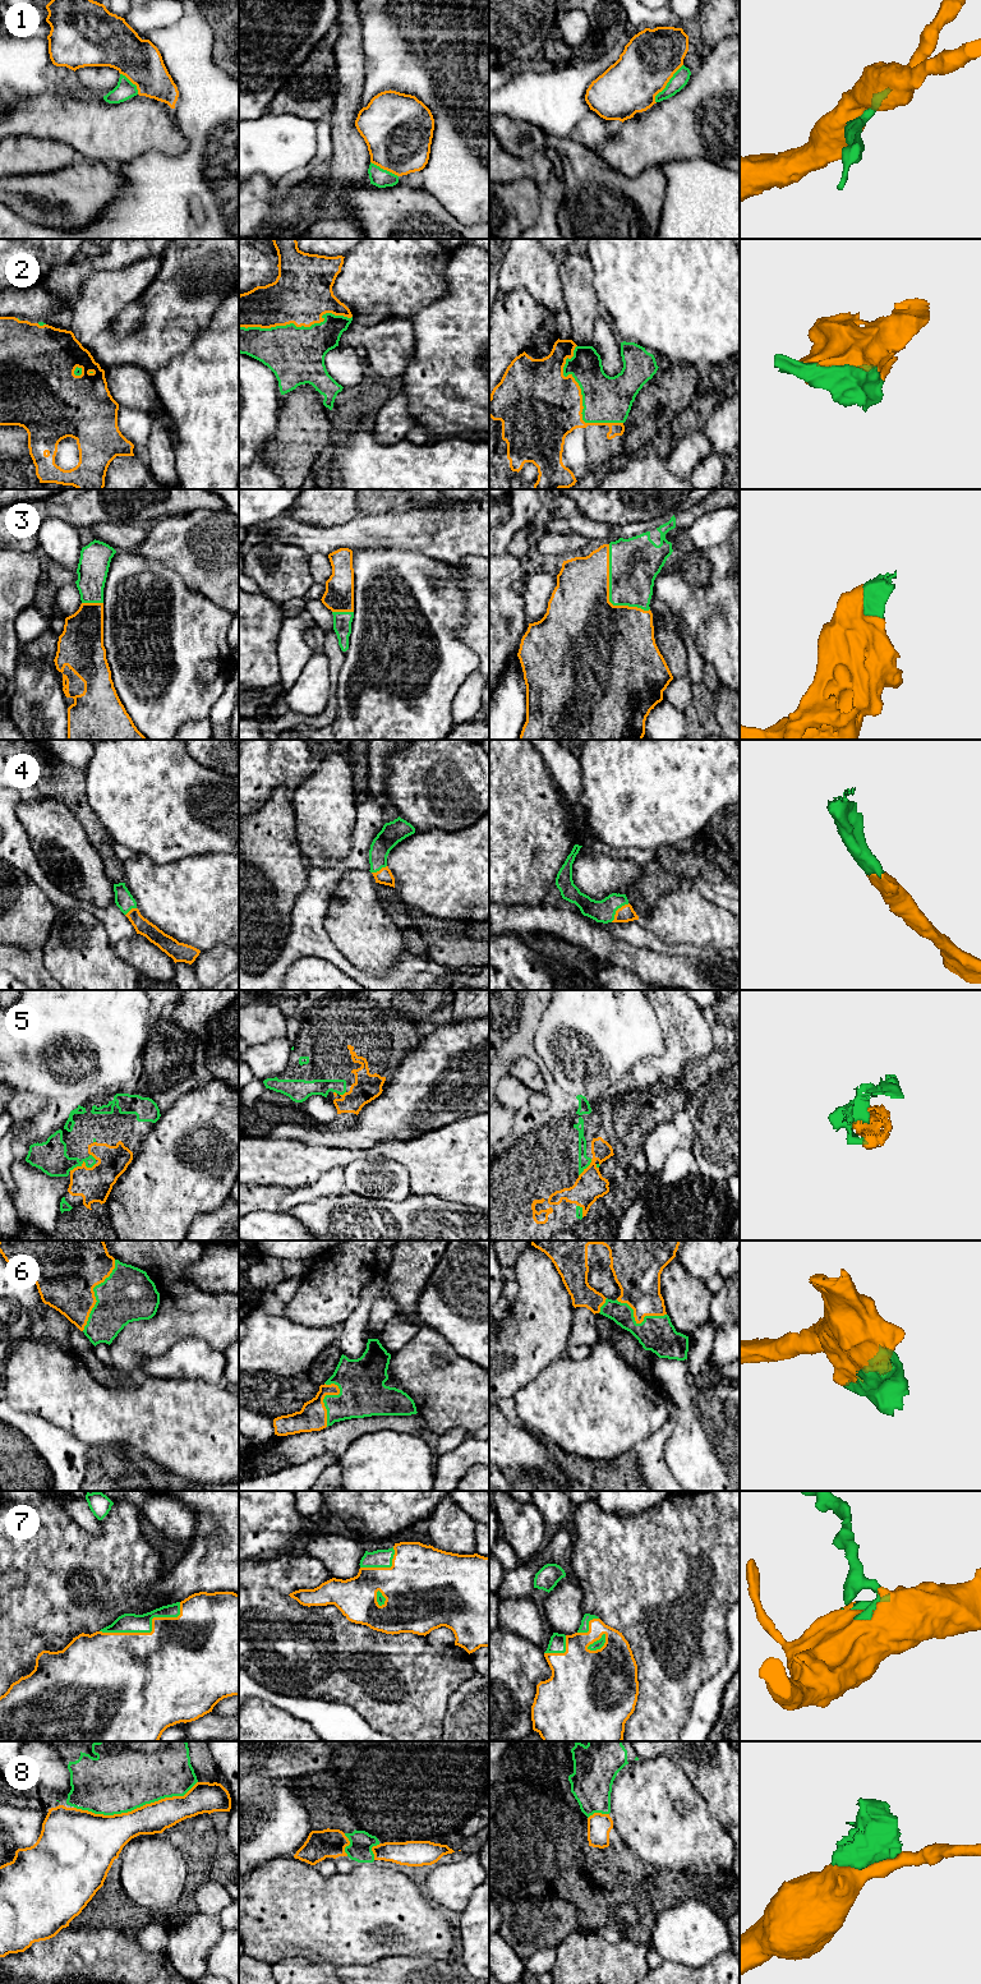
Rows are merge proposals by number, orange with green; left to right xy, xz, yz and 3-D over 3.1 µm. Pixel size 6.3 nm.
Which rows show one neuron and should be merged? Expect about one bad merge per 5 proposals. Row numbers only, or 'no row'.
1, 2, 3, 4, 5, 6, 7

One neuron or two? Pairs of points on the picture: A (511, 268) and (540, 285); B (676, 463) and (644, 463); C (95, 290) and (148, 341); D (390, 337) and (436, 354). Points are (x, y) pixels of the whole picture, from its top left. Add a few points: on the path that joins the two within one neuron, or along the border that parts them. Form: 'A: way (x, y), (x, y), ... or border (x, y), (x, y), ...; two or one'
A: way (519, 268), (524, 268), (533, 277); one
B: border (664, 460), (675, 475); two
C: border (113, 320), (92, 341); two
D: border (409, 318), (413, 326), (414, 355), (403, 374); two

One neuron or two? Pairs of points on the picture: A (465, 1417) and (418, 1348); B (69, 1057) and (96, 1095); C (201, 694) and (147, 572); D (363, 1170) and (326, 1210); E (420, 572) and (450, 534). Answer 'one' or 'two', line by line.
A: one
B: two
C: one
D: two
E: two

